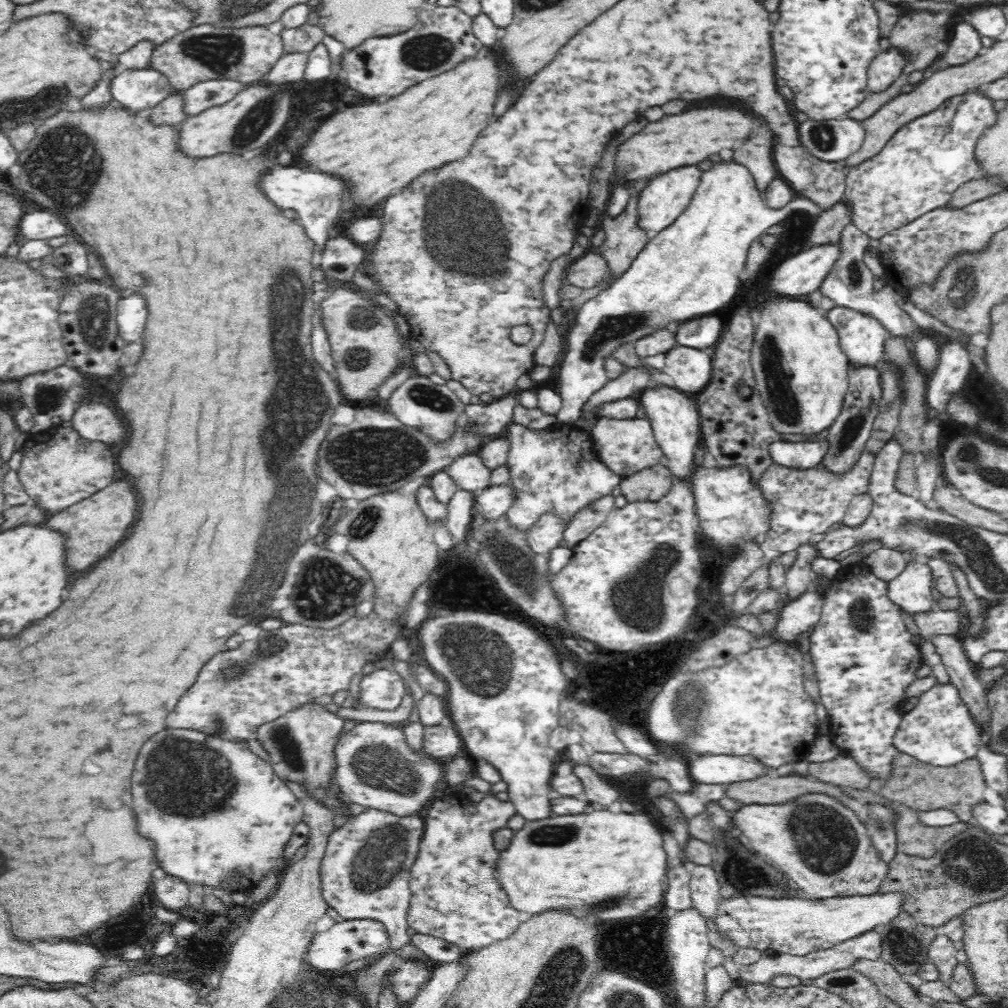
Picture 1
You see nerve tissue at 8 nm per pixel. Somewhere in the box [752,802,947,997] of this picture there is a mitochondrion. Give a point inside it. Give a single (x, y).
(906, 948)

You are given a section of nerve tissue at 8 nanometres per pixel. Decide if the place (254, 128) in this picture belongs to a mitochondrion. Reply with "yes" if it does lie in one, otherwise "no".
yes

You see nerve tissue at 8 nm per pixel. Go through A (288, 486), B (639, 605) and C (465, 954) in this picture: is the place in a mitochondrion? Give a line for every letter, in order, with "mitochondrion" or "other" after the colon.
A: mitochondrion
B: mitochondrion
C: other

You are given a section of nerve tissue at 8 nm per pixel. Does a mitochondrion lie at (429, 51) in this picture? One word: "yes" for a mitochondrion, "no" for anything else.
yes

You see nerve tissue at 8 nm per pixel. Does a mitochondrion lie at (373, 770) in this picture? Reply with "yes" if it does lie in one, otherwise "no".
yes

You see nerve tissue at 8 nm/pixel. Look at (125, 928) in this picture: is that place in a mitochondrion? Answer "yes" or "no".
yes

